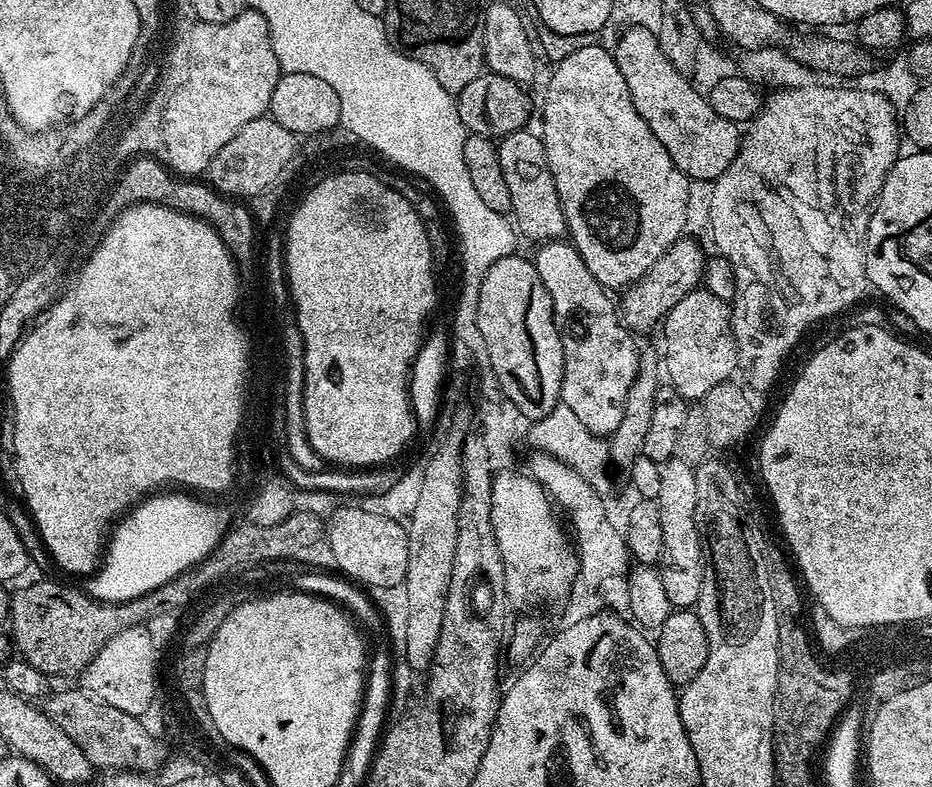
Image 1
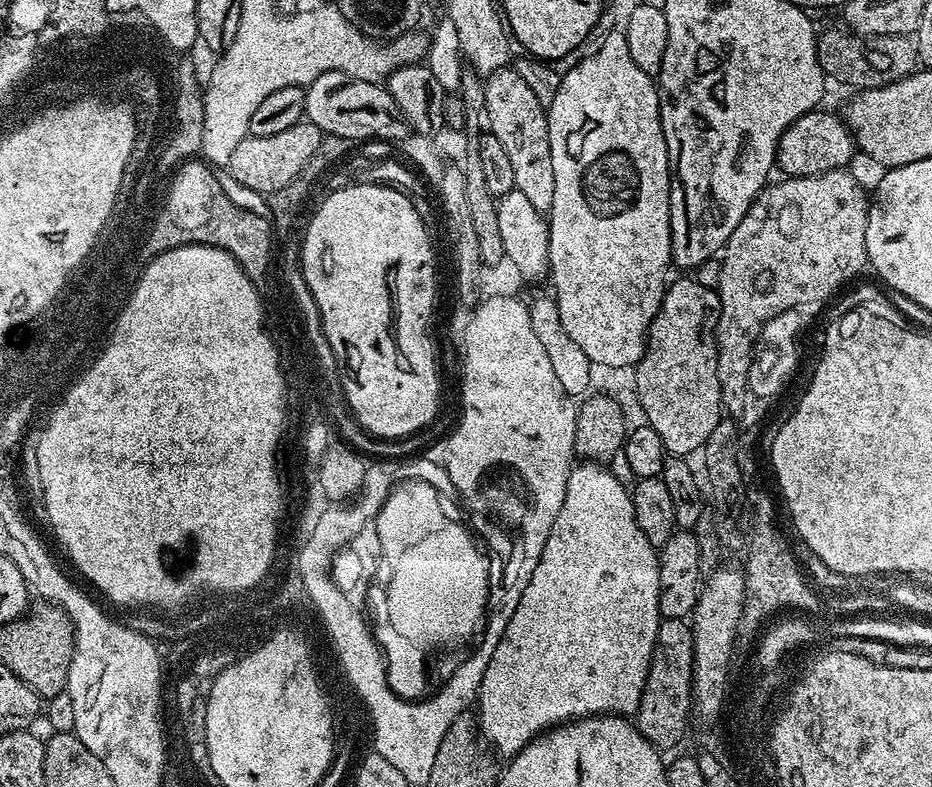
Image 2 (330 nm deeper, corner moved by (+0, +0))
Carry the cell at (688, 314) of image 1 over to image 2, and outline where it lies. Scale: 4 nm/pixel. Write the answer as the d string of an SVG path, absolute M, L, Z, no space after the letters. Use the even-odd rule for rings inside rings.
M695 278L674 280L664 289L662 306L648 328L644 357L634 369L634 399L644 411L643 419L658 430L665 453L688 458L691 452L703 449L714 426L722 419L716 353L720 293L702 286Z

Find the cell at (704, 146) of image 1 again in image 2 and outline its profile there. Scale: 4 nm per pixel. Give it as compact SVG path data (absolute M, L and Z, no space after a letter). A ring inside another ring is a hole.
M813 110L802 114L785 132L776 147L776 163L775 167L784 171L785 177L790 176L813 176L819 172L835 172L844 170L849 167L848 163L852 160L852 152L854 153L854 141L852 132L847 124L839 115L836 116L832 112L820 112L821 110Z

